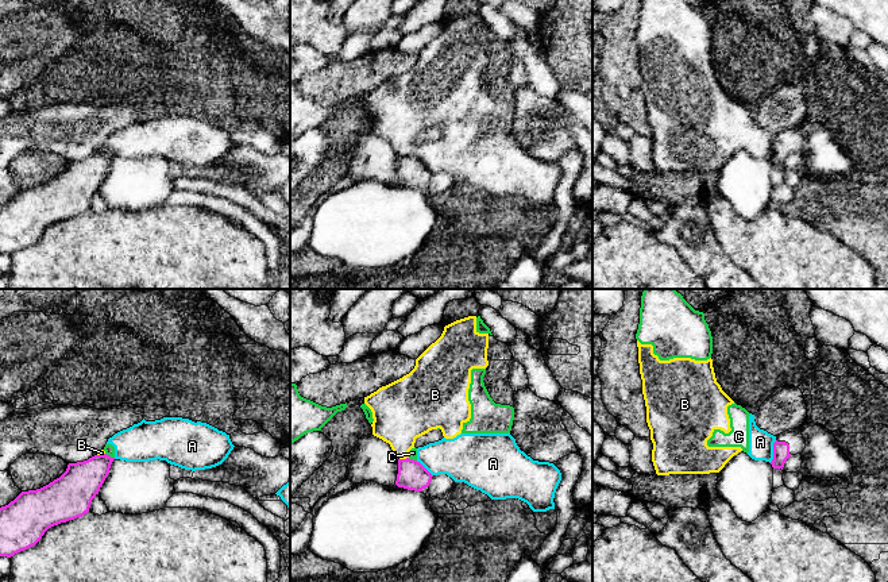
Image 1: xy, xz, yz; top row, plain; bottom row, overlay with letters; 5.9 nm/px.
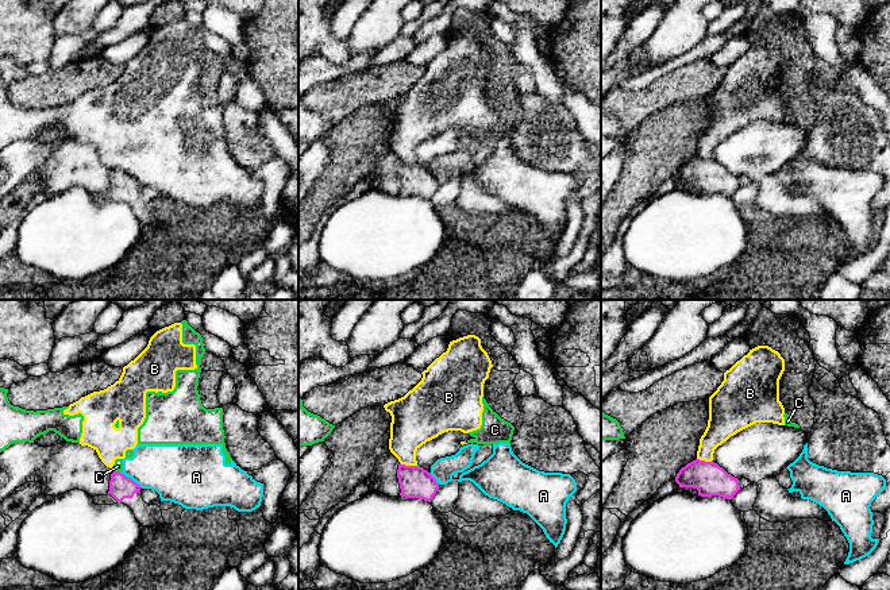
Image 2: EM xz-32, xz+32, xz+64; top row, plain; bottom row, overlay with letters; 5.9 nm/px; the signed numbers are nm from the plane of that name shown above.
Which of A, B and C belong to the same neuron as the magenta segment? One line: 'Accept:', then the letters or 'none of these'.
Accept: none of these

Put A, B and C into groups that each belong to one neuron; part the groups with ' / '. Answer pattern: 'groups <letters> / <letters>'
groups A B C

